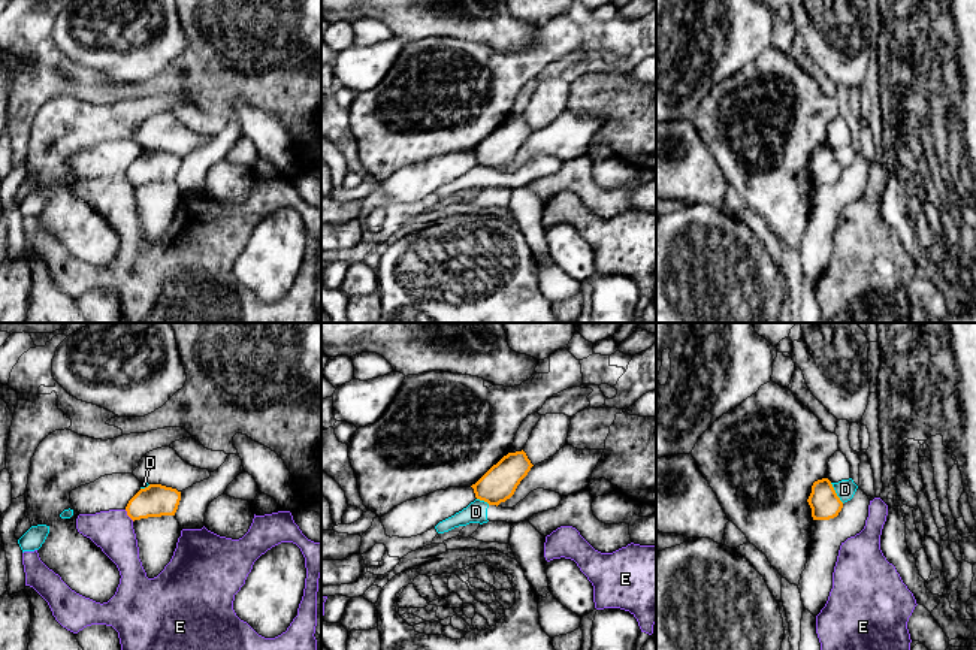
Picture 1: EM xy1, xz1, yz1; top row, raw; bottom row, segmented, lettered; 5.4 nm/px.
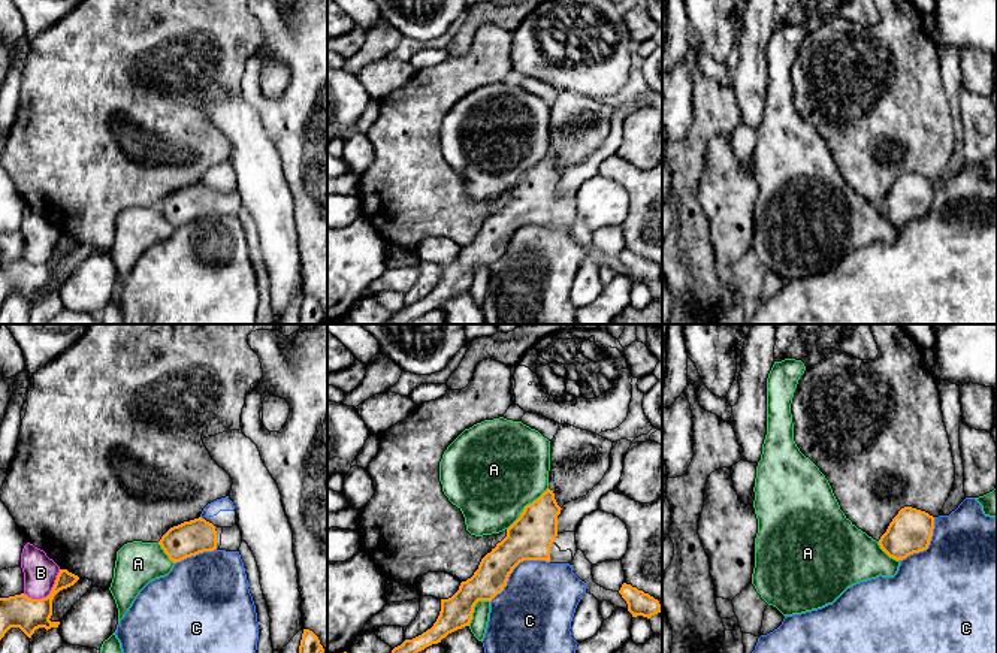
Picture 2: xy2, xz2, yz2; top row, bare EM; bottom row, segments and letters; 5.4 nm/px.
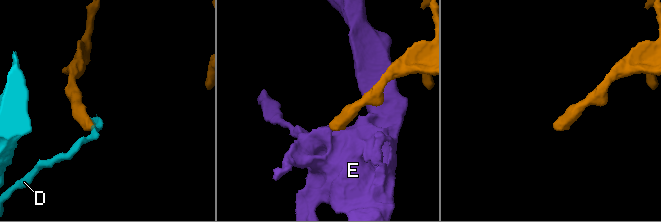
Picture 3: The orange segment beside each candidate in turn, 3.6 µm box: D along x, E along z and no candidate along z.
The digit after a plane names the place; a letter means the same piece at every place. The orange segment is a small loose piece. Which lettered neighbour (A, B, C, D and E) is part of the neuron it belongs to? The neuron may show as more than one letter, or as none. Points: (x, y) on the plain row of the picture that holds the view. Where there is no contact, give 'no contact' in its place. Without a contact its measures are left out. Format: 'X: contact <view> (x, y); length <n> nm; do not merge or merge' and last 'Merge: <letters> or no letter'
A: contact xz2 (525, 172); length 320 nm; do not merge
B: contact xy2 (48, 260); length 240 nm; do not merge
C: contact xz2 (514, 232); length 400 nm; do not merge
D: contact yz1 (836, 159); length 130 nm; do not merge
E: contact xy1 (129, 181); length 80 nm; do not merge
Merge: no letter

